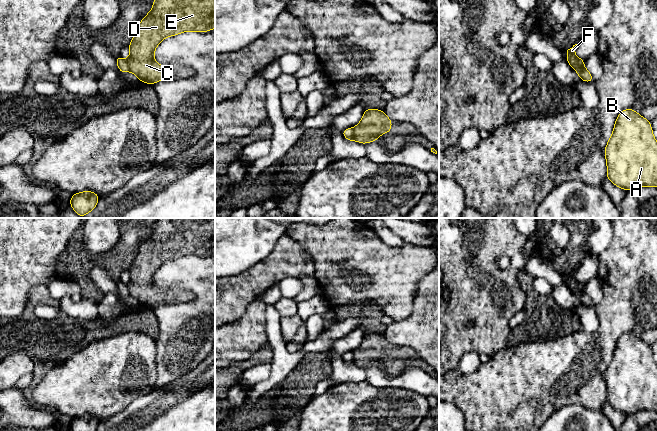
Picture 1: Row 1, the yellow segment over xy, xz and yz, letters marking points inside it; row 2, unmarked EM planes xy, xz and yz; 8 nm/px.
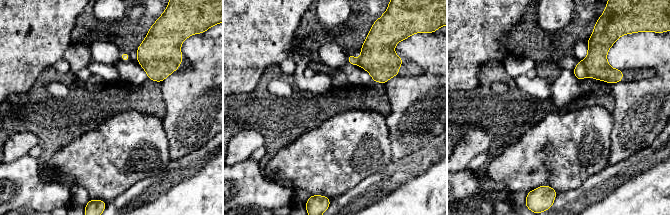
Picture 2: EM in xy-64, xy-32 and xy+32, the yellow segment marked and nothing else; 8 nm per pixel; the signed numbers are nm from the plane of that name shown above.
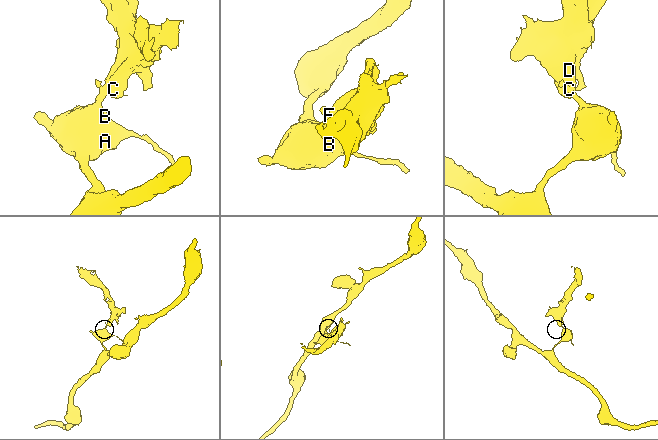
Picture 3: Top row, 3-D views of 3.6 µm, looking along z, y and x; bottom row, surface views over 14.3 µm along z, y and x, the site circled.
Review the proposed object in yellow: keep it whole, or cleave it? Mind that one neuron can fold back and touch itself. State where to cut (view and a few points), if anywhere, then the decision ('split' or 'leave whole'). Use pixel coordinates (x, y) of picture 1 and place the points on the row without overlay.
xy (126, 284), (129, 294) | split

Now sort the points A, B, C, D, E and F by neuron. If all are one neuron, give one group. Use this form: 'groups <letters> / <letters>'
groups A B / C D E F

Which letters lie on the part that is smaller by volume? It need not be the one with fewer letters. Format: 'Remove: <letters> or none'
Remove: C, D, E, F

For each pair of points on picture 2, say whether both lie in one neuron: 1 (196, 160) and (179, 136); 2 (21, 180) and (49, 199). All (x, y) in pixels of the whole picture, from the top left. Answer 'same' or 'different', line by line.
1: different
2: same

